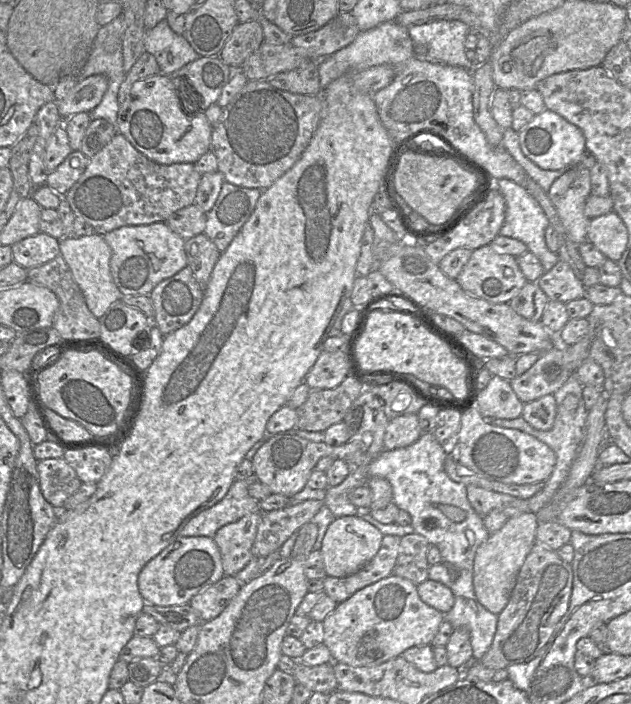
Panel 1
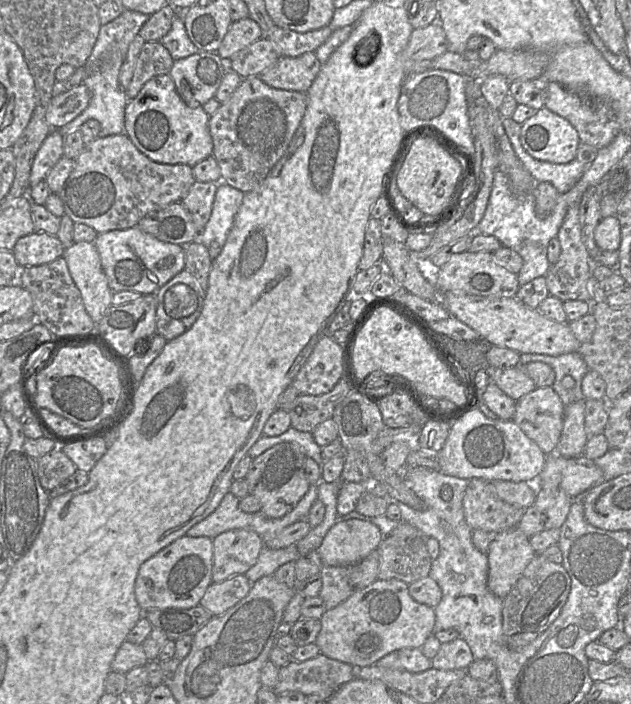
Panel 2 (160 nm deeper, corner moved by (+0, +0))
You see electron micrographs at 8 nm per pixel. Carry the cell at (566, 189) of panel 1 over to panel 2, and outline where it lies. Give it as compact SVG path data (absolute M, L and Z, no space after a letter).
M571 205L557 234L560 242L561 254L559 260L550 266L545 275L549 294L561 301L580 300L590 302L590 294L587 289L588 279L592 276L594 263L583 243L581 225L579 219L579 205Z

